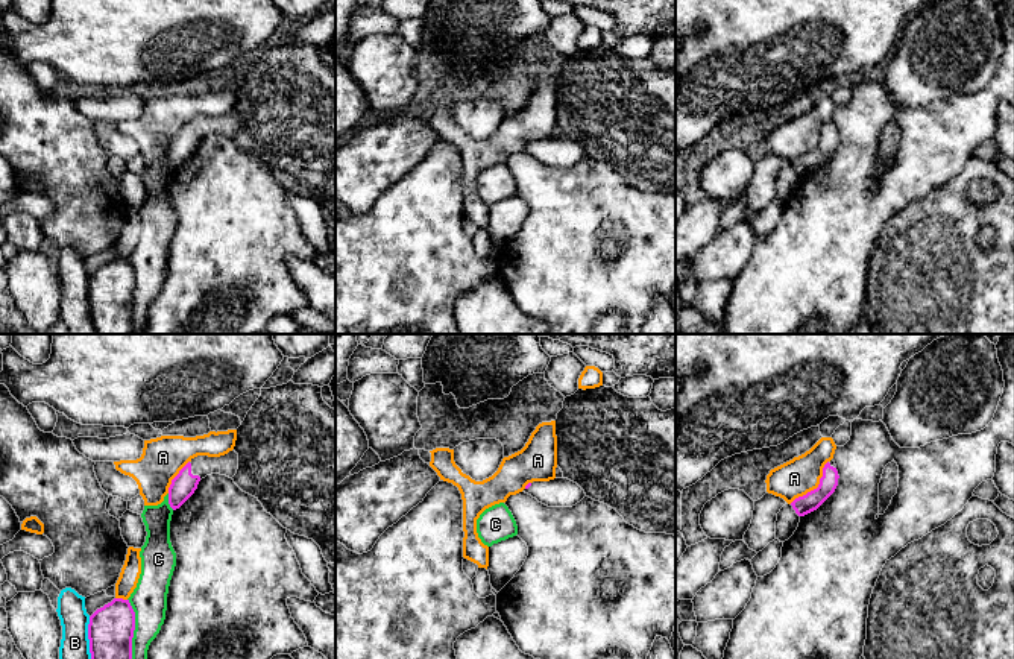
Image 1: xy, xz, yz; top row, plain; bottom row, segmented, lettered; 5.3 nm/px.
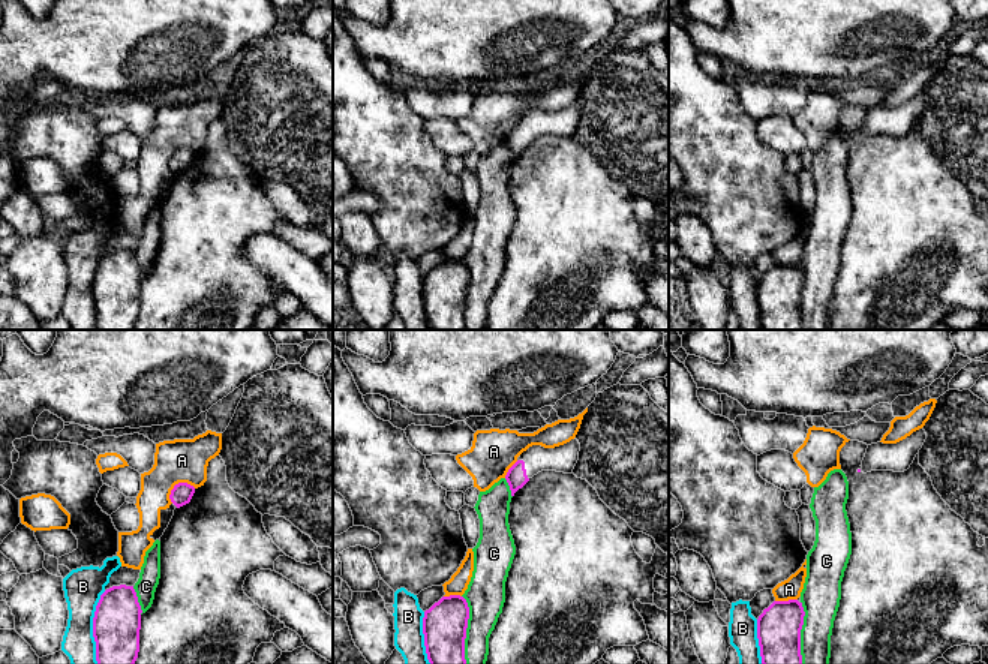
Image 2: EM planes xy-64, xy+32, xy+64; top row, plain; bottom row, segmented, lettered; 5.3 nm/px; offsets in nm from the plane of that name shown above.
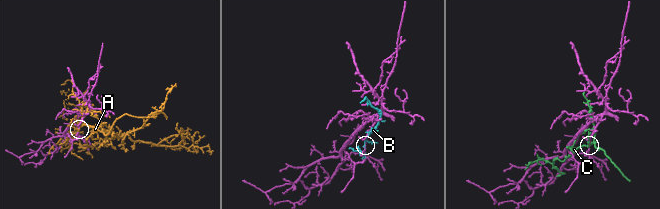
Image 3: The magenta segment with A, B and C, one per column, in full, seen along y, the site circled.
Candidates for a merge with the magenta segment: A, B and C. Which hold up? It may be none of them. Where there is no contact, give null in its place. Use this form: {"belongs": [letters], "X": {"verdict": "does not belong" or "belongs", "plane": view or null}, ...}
{"belongs": [], "A": {"verdict": "does not belong", "plane": "yz"}, "B": {"verdict": "does not belong", "plane": "xy"}, "C": {"verdict": "does not belong", "plane": "xy"}}

